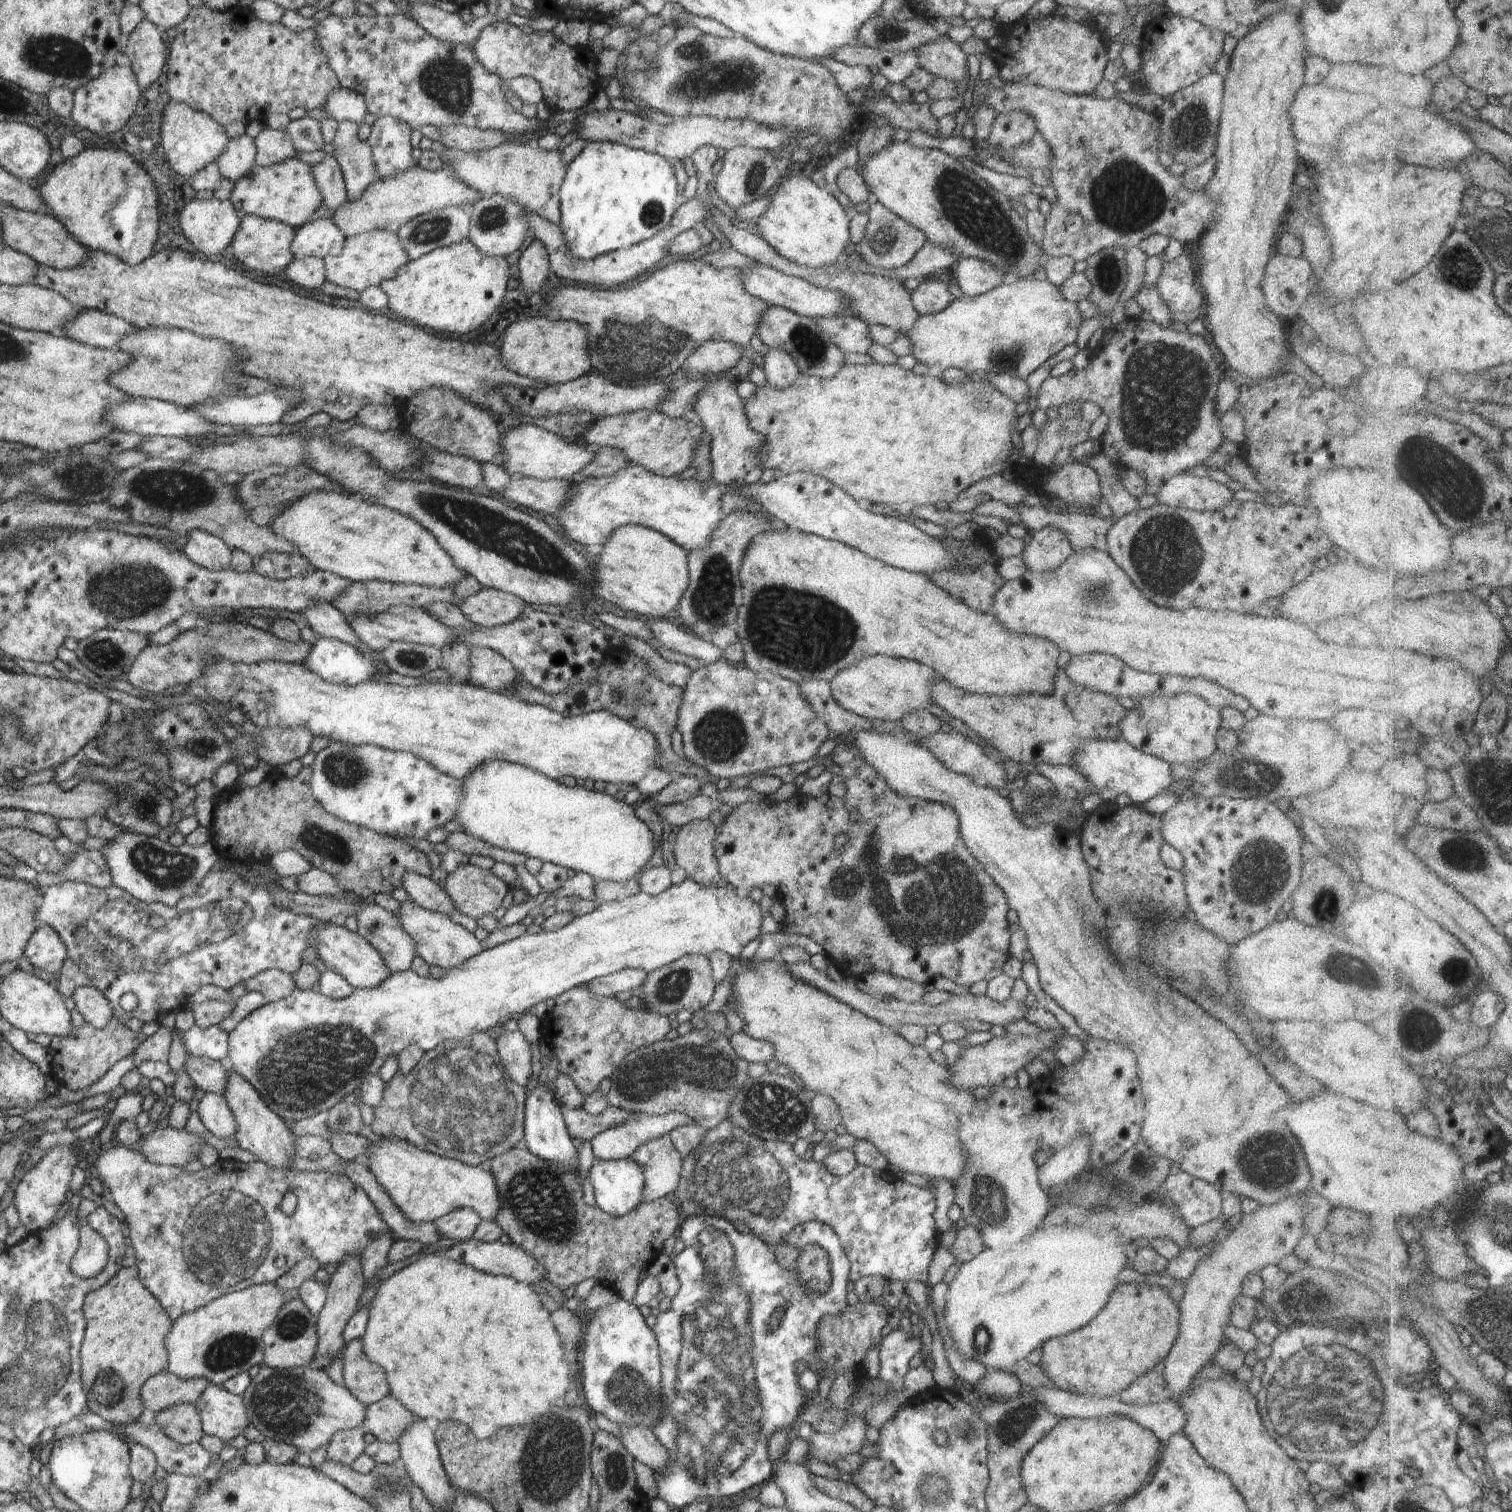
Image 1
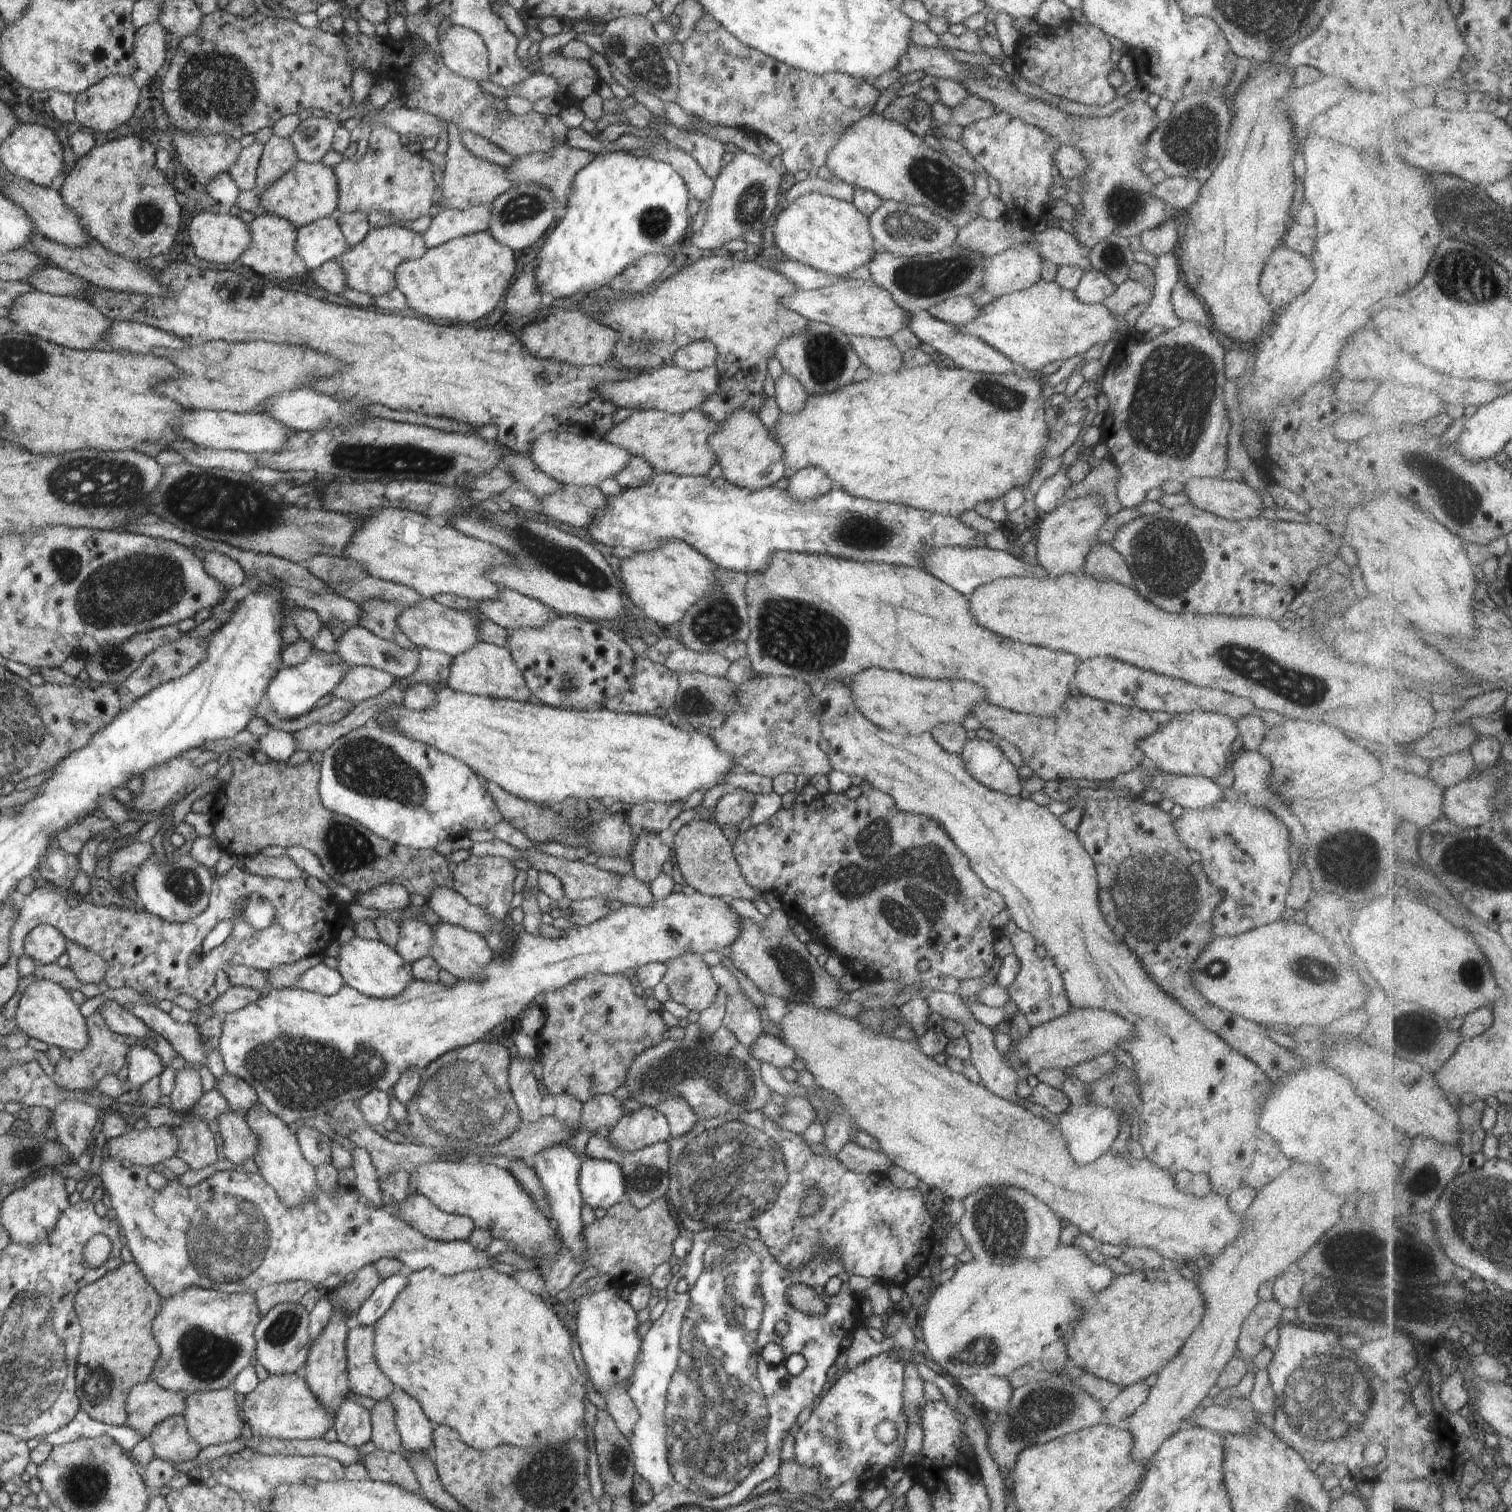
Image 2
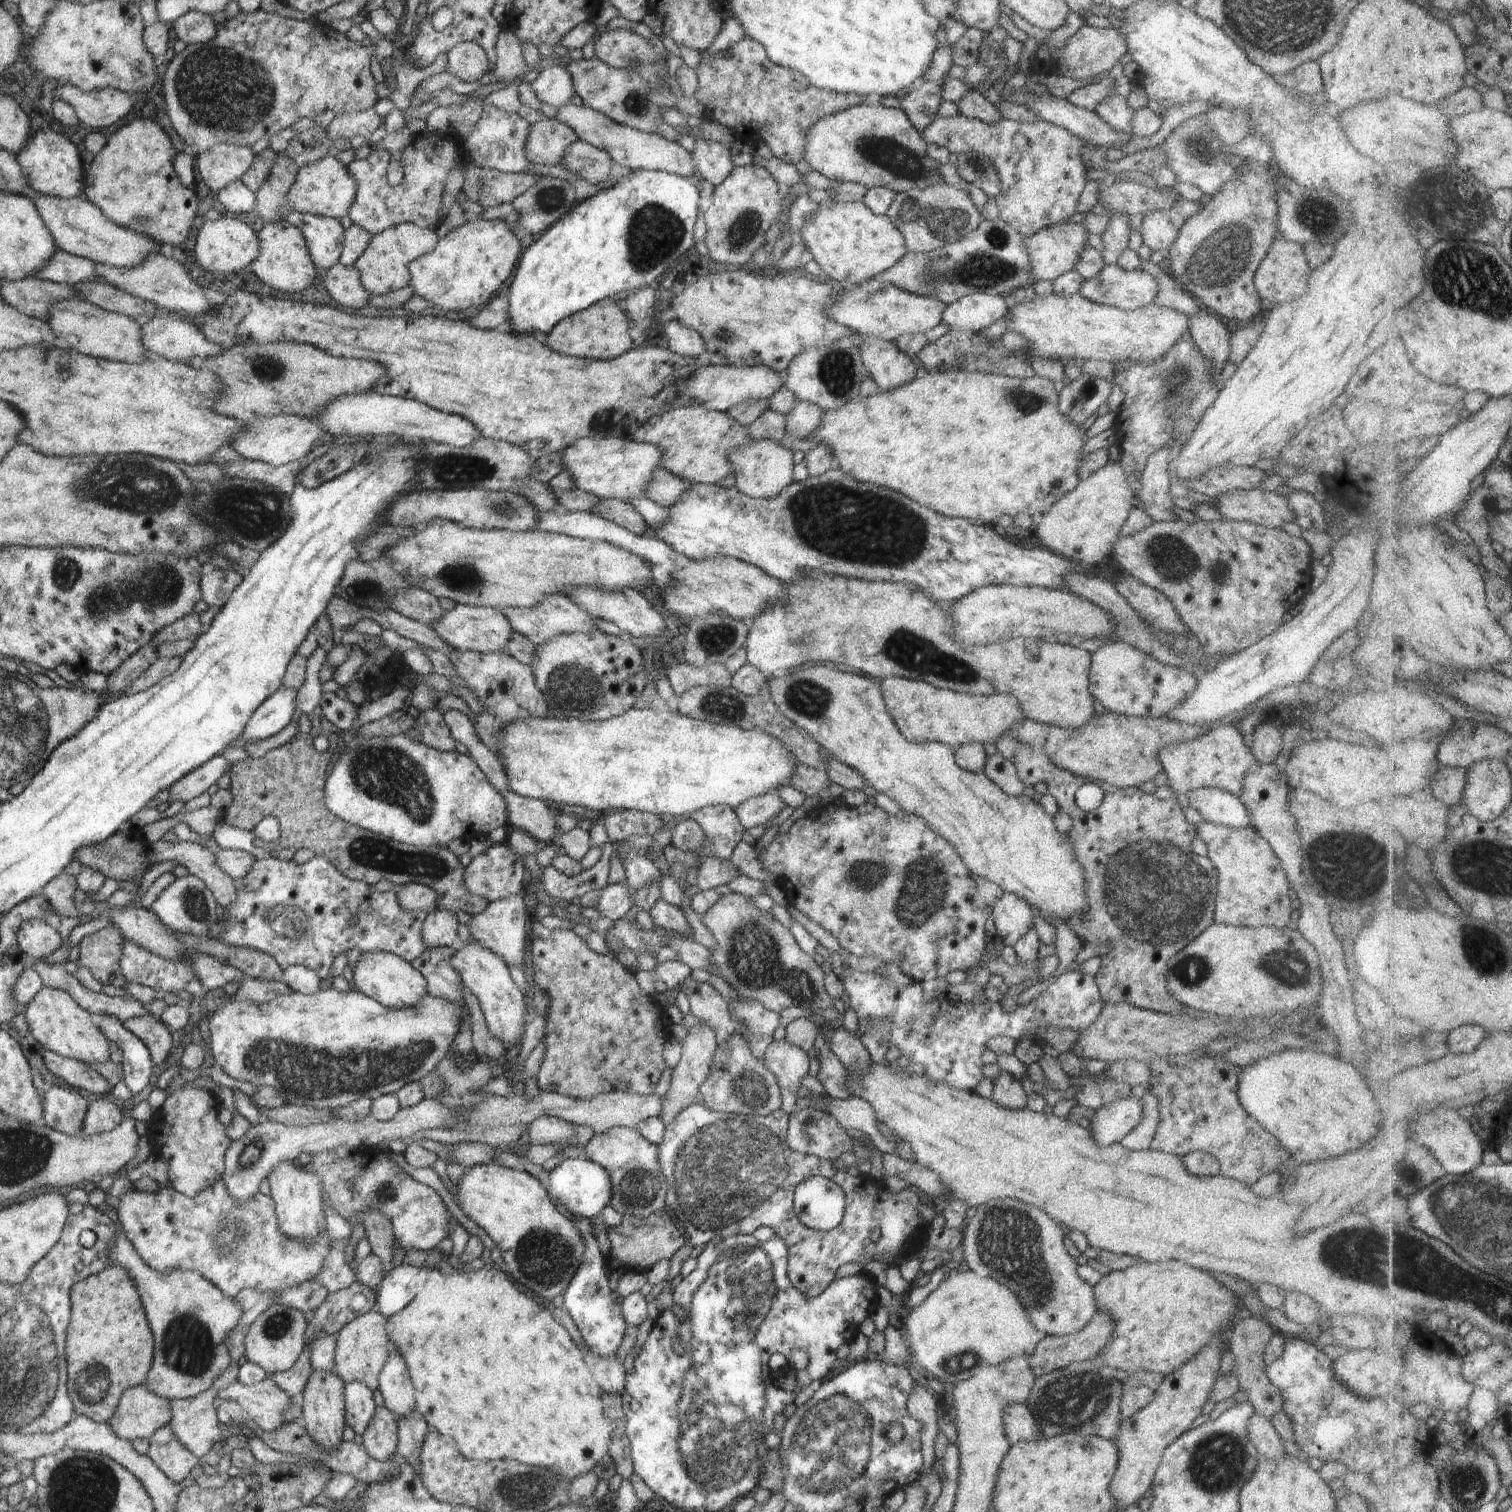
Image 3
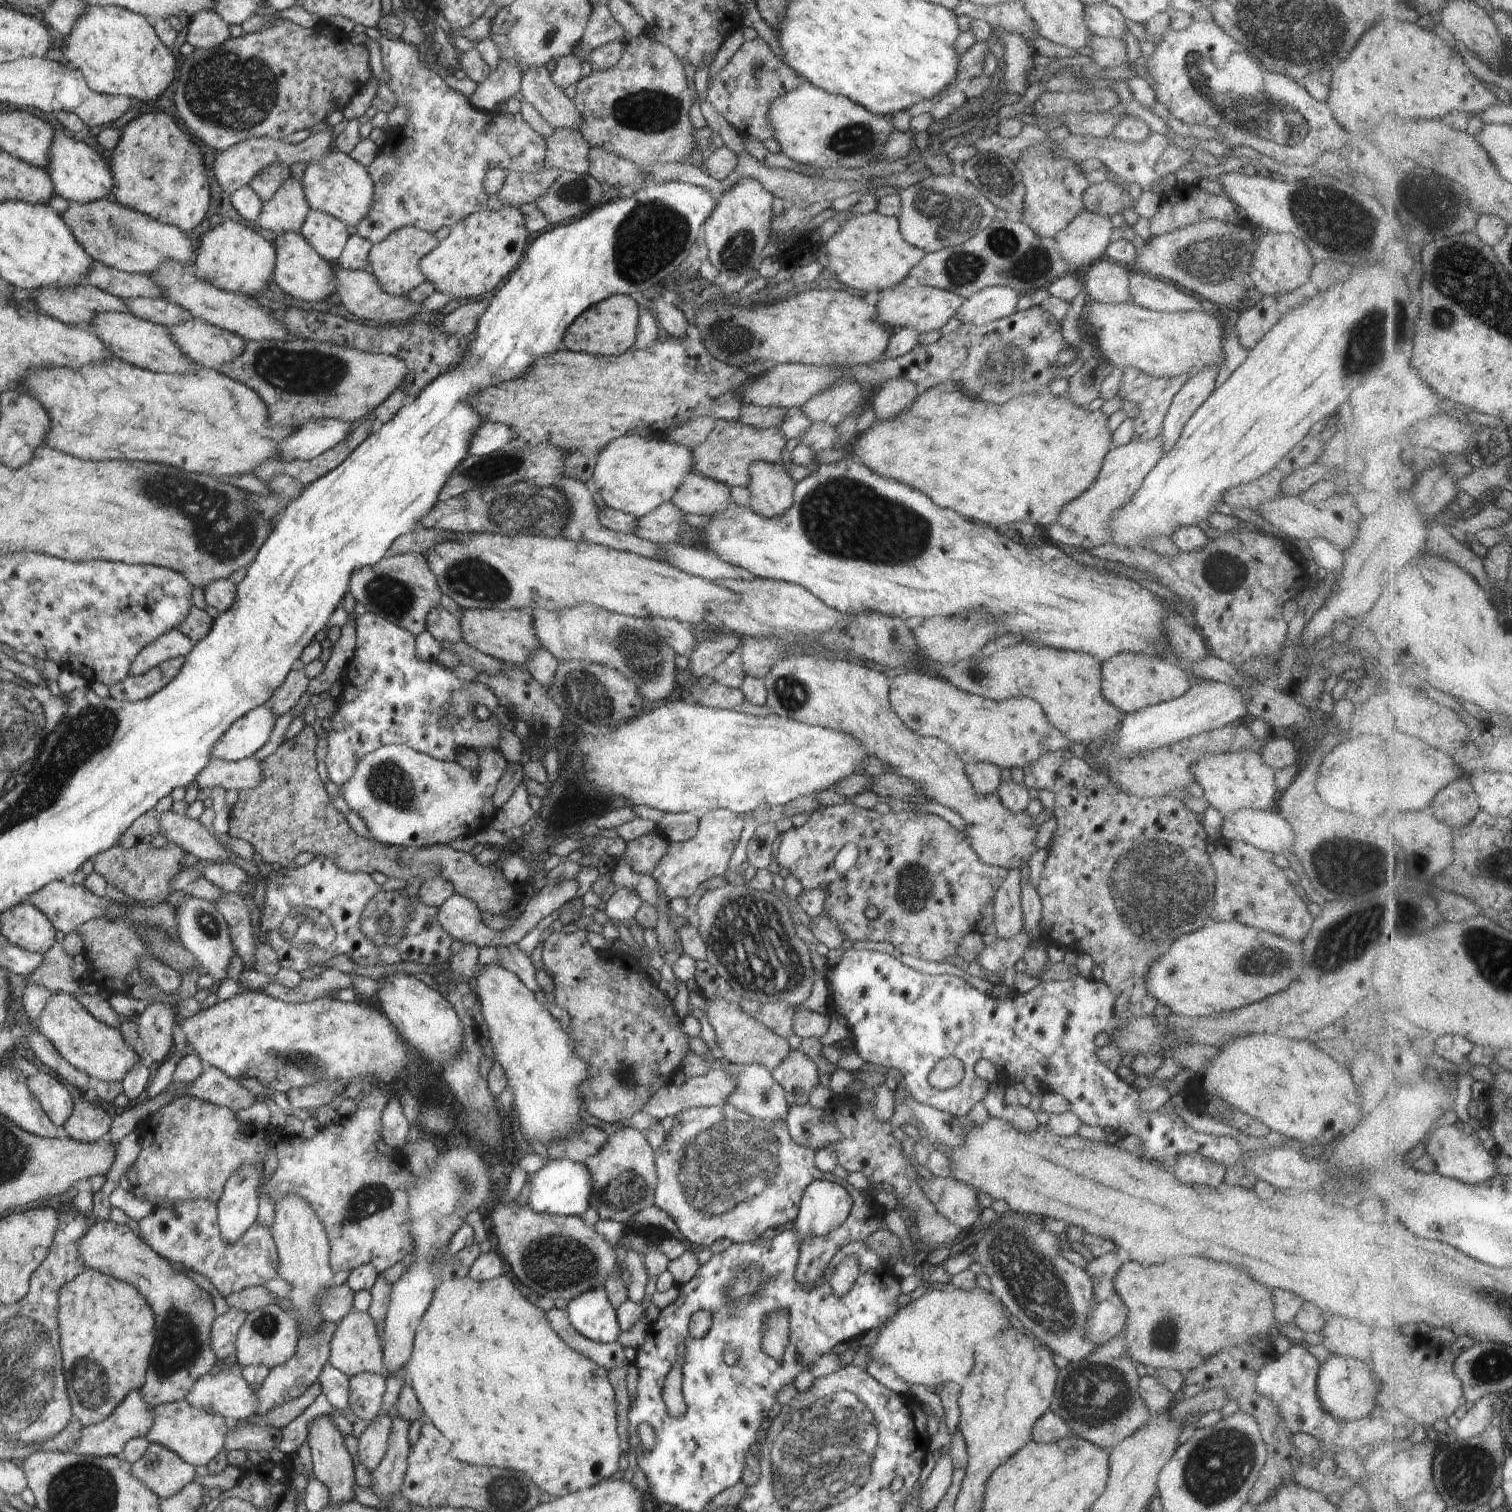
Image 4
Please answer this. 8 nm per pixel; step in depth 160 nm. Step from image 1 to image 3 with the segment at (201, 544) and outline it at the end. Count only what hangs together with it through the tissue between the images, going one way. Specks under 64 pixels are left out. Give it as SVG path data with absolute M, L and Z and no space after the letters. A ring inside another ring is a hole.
M206 568L201 576L201 599L209 607L222 608L243 577L243 572L234 569Z

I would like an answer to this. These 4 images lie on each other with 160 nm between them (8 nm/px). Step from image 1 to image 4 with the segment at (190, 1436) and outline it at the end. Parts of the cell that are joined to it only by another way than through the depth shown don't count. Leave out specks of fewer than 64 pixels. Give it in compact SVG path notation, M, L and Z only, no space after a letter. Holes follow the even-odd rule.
M149 1442L144 1456L131 1466L132 1474L140 1479L158 1498L165 1499L196 1476L196 1469L164 1445Z

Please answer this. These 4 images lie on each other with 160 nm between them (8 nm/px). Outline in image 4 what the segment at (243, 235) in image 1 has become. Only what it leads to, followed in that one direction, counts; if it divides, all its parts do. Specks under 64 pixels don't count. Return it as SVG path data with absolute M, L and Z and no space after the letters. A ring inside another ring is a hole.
M299 232L278 233L272 244L276 251L272 281L276 282L284 293L295 299L316 302L335 292L337 266L326 262Z

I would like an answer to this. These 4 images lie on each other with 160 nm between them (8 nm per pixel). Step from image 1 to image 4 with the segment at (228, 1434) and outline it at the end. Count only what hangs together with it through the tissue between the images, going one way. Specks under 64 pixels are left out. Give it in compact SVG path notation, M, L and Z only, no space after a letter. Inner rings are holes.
M186 1399L159 1404L153 1409L155 1423L146 1436L148 1442L164 1445L194 1468L206 1466L225 1448L225 1436L229 1431L229 1420L223 1416L193 1407Z

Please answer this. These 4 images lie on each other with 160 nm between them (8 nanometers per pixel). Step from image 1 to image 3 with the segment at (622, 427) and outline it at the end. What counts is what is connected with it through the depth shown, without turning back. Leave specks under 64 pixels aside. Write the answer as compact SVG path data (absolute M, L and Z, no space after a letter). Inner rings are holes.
M702 405L668 409L651 416L630 432L627 439L655 444L661 452L659 464L662 468L688 483L705 485L714 485L724 476L733 474L733 466L727 461L728 451L743 447L752 440L748 427L738 424L727 412L711 411Z

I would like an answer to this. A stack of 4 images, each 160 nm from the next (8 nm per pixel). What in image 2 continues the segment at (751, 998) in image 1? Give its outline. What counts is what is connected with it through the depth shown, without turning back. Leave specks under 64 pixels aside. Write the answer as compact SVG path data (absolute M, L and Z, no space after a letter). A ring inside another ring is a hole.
M787 1000L787 1011L783 1015L780 1024L780 1038L789 1046L793 1048L796 1058L804 1062L805 1069L814 1076L815 1086L820 1089L826 1089L833 1092L839 1102L847 1108L851 1116L854 1128L860 1132L866 1132L870 1136L874 1136L878 1140L880 1151L882 1151L896 1166L904 1168L912 1174L916 1174L919 1178L921 1186L927 1190L928 1188L940 1188L944 1192L947 1199L950 1200L963 1200L965 1196L972 1194L975 1190L996 1184L1001 1187L1015 1186L1024 1188L1028 1192L1034 1192L1038 1200L1042 1200L1050 1206L1050 1210L1054 1214L1058 1214L1060 1218L1064 1216L1068 1222L1076 1224L1082 1228L1082 1232L1086 1232L1092 1238L1098 1238L1104 1244L1128 1244L1129 1247L1144 1246L1144 1248L1154 1248L1158 1250L1164 1258L1172 1260L1172 1262L1184 1262L1190 1260L1194 1256L1216 1256L1216 1252L1220 1252L1220 1248L1228 1246L1236 1234L1240 1234L1240 1216L1236 1218L1234 1212L1230 1212L1226 1198L1218 1196L1218 1194L1208 1194L1206 1198L1194 1198L1194 1196L1184 1196L1182 1192L1178 1192L1173 1176L1166 1176L1162 1168L1158 1168L1148 1158L1143 1160L1136 1160L1132 1156L1126 1160L1120 1156L1115 1156L1110 1150L1101 1157L1098 1157L1092 1164L1085 1167L1079 1167L1074 1164L1075 1160L1070 1156L1070 1151L1066 1146L1063 1134L1060 1132L1056 1123L1046 1121L1043 1117L1038 1117L1033 1114L1029 1109L1023 1108L1022 1105L1018 1106L1010 1101L1004 1100L995 1094L992 1094L986 1087L979 1084L974 1084L968 1080L962 1072L950 1070L944 1063L938 1059L927 1057L919 1047L919 1038L909 1041L901 1041L891 1034L886 1034L884 1031L877 1031L872 1027L863 1027L863 1024L854 1017L847 1017L836 1013L834 1010L828 1010L815 1007L809 1004L798 1004L796 1001Z

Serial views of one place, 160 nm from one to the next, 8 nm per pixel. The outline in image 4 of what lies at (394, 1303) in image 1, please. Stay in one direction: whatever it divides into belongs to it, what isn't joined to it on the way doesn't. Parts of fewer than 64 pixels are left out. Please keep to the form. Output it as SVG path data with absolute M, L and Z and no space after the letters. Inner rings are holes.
M439 1273L435 1276L432 1296L428 1308L415 1328L411 1359L407 1364L404 1382L413 1387L418 1402L425 1412L426 1421L432 1422L450 1440L452 1456L456 1456L456 1460L476 1466L498 1466L524 1472L530 1480L534 1480L538 1488L550 1492L552 1496L566 1496L568 1492L595 1487L601 1480L610 1478L618 1470L618 1460L623 1453L620 1449L622 1440L619 1434L616 1434L615 1394L608 1378L609 1372L570 1348L562 1338L558 1338L556 1331L550 1328L549 1322L546 1322L545 1312L532 1305L510 1279L500 1275L490 1280L476 1282L469 1274L463 1277L442 1278Z

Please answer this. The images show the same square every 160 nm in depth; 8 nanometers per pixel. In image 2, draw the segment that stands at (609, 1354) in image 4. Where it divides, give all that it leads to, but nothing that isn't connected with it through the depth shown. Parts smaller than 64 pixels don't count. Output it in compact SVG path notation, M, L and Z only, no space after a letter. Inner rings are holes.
M612 1387L605 1392L603 1397L607 1402L607 1412L614 1419L618 1430L630 1440L639 1419L639 1412L630 1395L623 1388Z

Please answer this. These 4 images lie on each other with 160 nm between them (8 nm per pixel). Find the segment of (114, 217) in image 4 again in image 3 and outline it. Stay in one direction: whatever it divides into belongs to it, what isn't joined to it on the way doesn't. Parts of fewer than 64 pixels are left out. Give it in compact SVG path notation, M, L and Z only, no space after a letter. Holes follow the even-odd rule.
M38 194L30 200L36 205L36 210L50 231L56 248L71 255L111 267L130 268L132 265L137 265L148 253L166 252L165 248L158 245L154 239L122 228L108 220L97 206L82 196L65 199Z

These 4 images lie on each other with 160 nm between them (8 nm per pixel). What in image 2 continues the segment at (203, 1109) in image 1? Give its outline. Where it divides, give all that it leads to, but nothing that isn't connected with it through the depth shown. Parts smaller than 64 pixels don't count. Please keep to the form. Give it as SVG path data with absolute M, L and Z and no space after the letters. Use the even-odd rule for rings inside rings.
M227 1111L216 1119L225 1158L234 1164L242 1164L246 1158L253 1159L257 1149L257 1136L250 1130L241 1113Z

